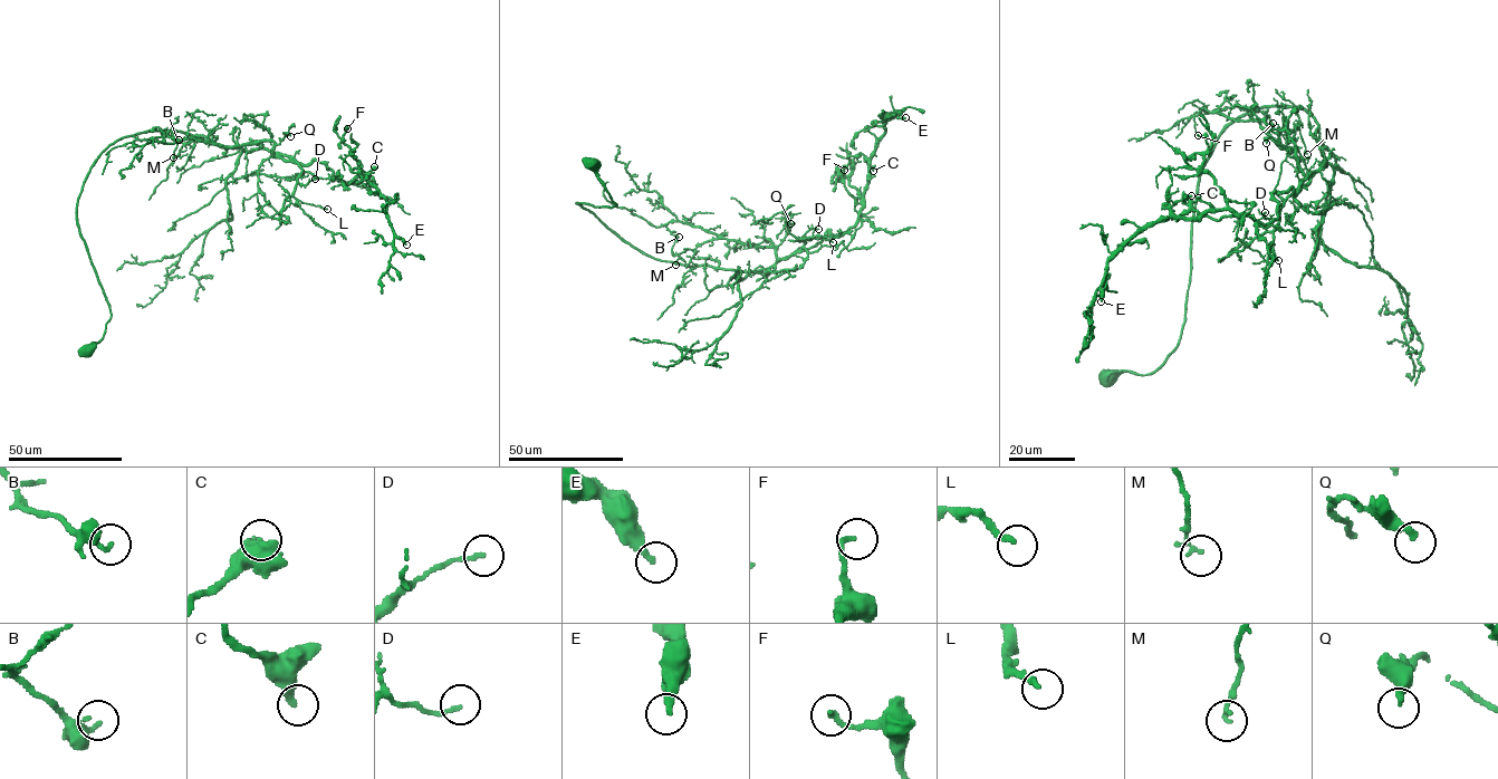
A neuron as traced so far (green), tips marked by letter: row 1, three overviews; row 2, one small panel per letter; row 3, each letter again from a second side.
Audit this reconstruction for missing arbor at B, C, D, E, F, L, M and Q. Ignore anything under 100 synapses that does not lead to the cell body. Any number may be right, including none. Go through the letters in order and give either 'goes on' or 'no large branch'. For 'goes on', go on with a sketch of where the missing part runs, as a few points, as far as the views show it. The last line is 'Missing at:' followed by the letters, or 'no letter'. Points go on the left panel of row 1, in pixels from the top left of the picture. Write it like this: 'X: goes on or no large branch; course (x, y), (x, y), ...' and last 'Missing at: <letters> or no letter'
B: no large branch
C: no large branch
D: no large branch
E: no large branch
F: no large branch
L: no large branch
M: no large branch
Q: no large branch
Missing at: no letter

